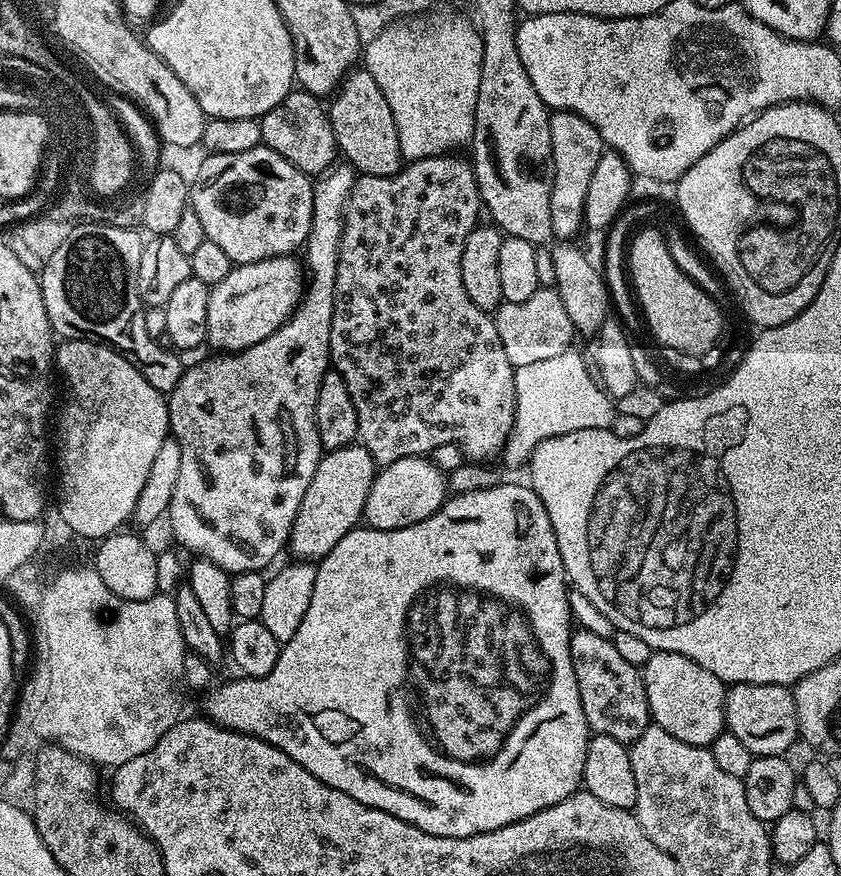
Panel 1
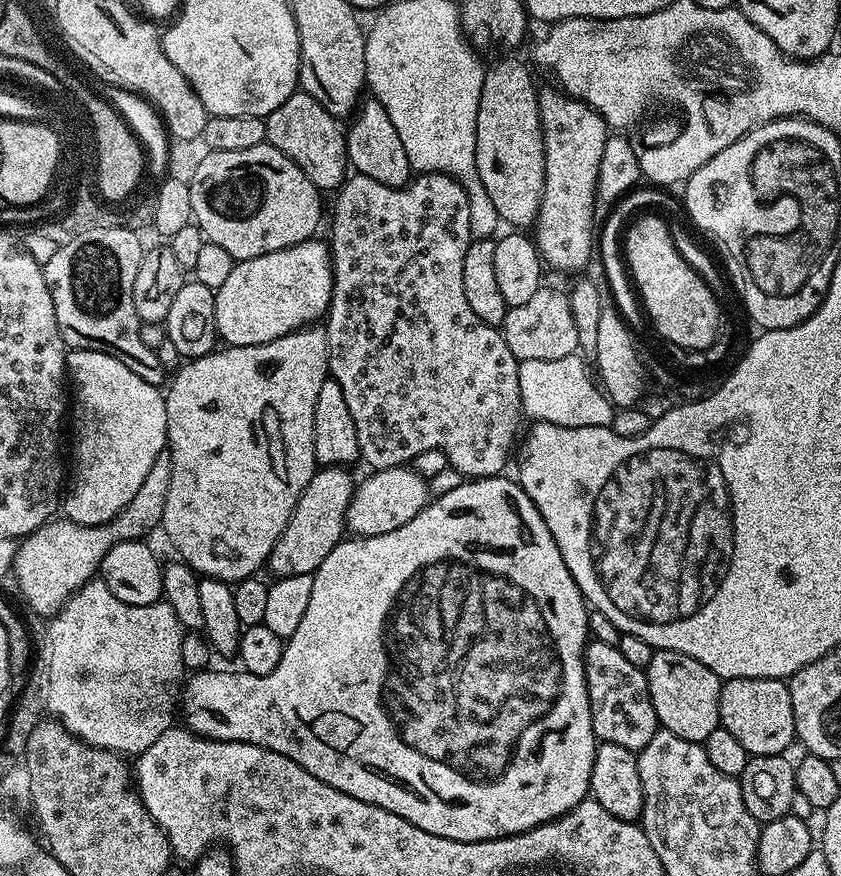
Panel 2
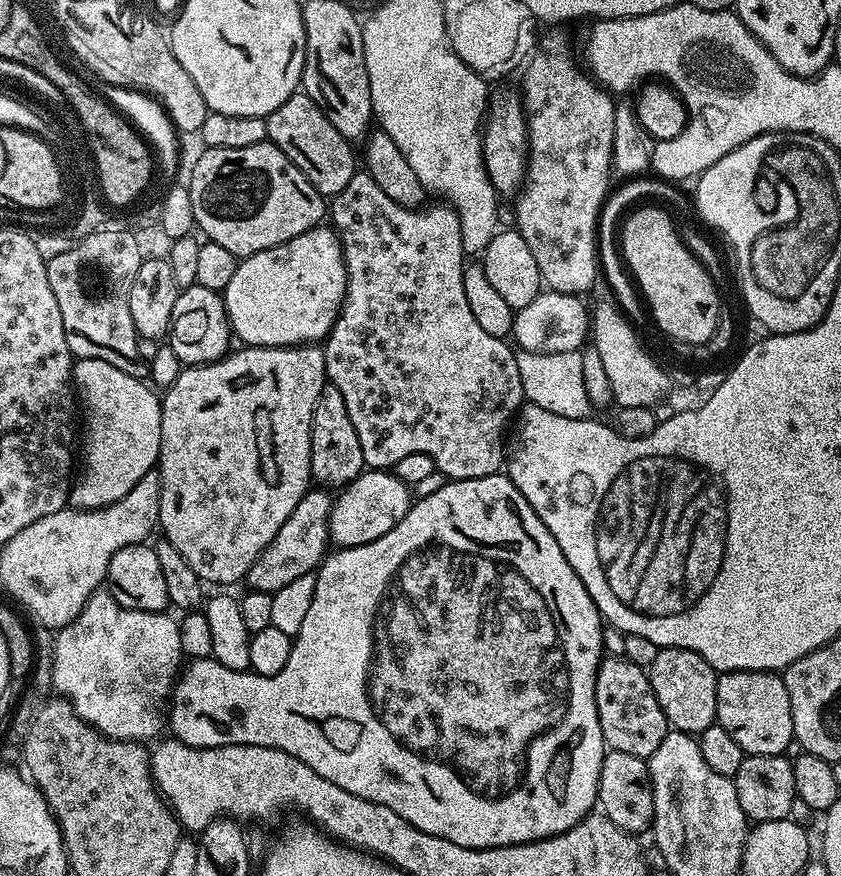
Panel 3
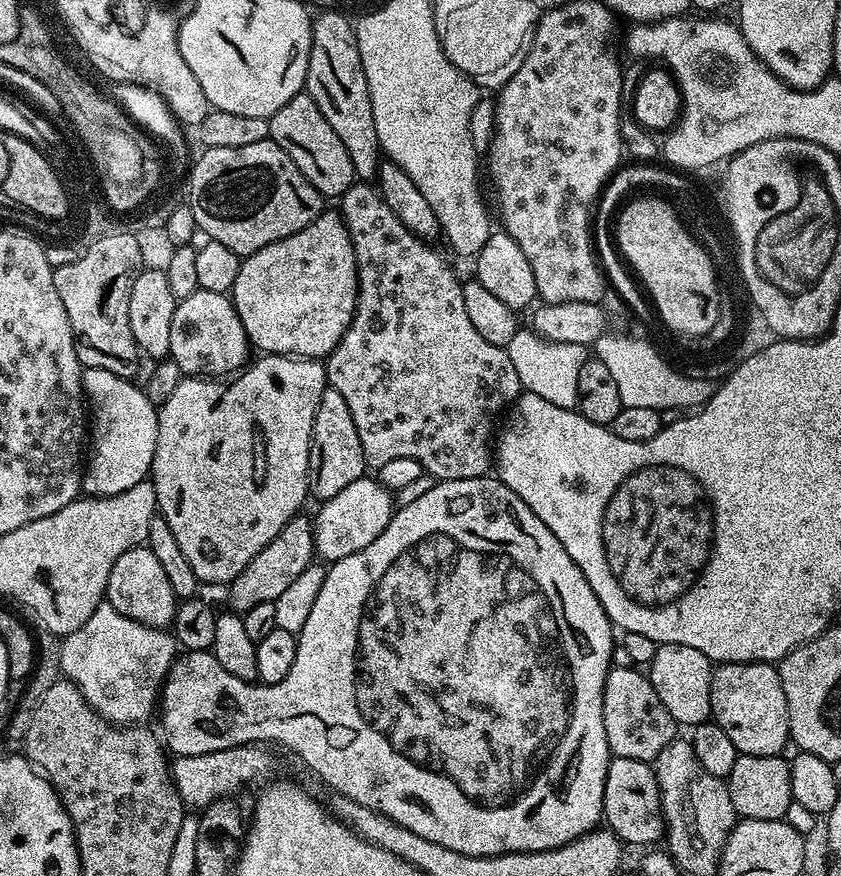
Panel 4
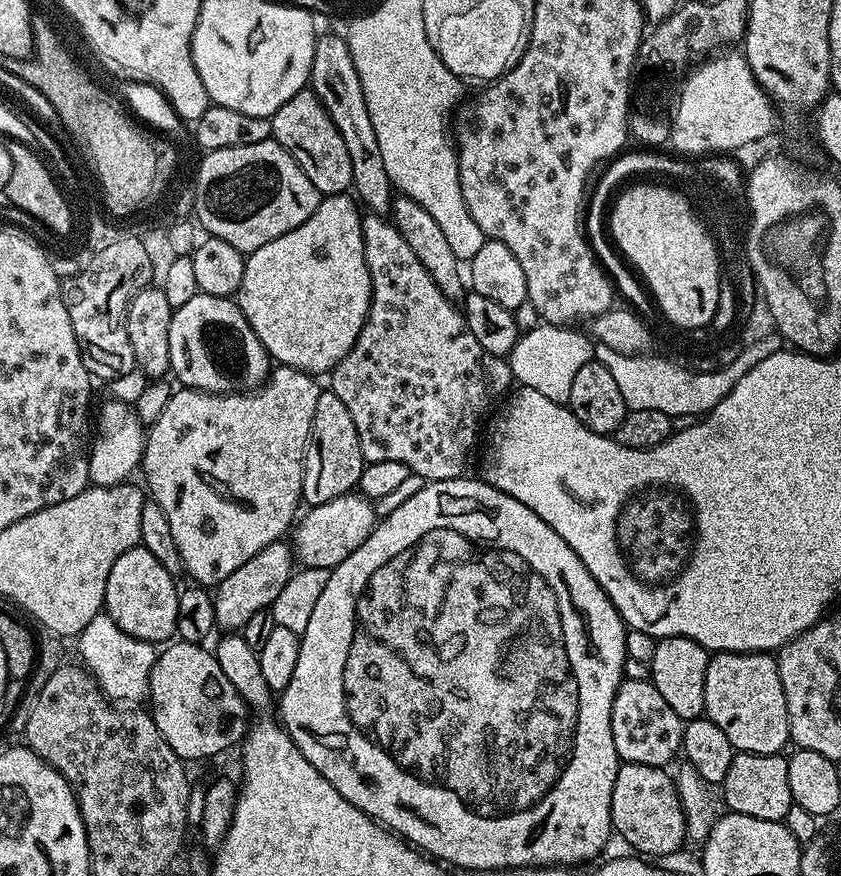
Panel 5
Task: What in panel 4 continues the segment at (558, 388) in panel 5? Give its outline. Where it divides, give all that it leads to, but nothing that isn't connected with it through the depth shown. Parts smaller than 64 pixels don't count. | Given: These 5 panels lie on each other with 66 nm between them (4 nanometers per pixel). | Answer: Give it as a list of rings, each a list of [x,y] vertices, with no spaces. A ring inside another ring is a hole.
[[[518,330],[506,347],[514,370],[518,370],[523,391],[538,394],[538,398],[546,398],[546,402],[554,402],[554,406],[575,409],[579,405],[578,374],[584,360],[590,356],[585,345],[544,340],[537,332]]]

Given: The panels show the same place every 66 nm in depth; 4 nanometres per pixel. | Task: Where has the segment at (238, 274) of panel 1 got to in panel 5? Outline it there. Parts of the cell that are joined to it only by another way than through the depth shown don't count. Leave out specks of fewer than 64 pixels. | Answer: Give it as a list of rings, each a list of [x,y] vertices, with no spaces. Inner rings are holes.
[[[348,194],[323,197],[318,210],[314,210],[302,226],[247,253],[242,286],[236,291],[234,299],[246,322],[250,322],[254,334],[258,334],[262,346],[277,365],[309,374],[331,373],[354,346],[372,301],[370,270],[364,257],[361,205]]]

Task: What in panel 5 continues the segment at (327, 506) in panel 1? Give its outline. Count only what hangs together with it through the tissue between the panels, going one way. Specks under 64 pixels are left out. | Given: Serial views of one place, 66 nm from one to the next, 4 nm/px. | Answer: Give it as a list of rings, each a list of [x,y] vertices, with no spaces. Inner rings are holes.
[[[278,539],[270,546],[258,550],[250,562],[242,562],[230,578],[215,585],[212,601],[214,602],[214,618],[220,630],[240,630],[256,612],[271,609],[274,598],[282,591],[282,586],[294,571],[294,553],[283,539]],[[293,564],[293,565],[292,565]],[[224,628],[224,629],[223,629]]]

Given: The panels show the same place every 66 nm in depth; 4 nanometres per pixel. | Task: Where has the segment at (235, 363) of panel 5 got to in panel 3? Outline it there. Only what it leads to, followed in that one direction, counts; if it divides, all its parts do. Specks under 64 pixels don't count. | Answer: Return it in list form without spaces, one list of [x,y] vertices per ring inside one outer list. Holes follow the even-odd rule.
[[[197,283],[191,288],[183,289],[174,302],[174,314],[166,337],[167,347],[178,354],[181,365],[213,364],[216,360],[223,360],[230,351],[228,340],[230,341],[228,315],[221,293],[206,290]]]

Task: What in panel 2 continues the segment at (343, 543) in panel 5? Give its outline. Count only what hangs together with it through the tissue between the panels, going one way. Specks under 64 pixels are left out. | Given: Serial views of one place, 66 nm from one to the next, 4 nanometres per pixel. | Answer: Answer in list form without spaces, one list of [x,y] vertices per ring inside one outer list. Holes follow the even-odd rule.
[[[412,466],[382,468],[373,471],[364,481],[355,485],[352,501],[348,507],[346,528],[352,536],[373,536],[390,534],[398,526],[406,526],[414,514],[418,514],[430,499],[427,479],[424,479]]]

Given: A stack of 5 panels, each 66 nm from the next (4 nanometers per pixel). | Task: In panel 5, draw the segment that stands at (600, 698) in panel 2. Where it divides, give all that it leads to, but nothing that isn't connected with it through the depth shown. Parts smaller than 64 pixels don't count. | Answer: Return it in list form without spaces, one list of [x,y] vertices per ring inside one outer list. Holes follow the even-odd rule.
[[[625,679],[616,692],[612,707],[612,733],[614,750],[618,750],[625,764],[641,764],[664,768],[675,756],[681,755],[680,743],[684,737],[685,721],[670,710],[662,694],[652,685],[651,679]]]

